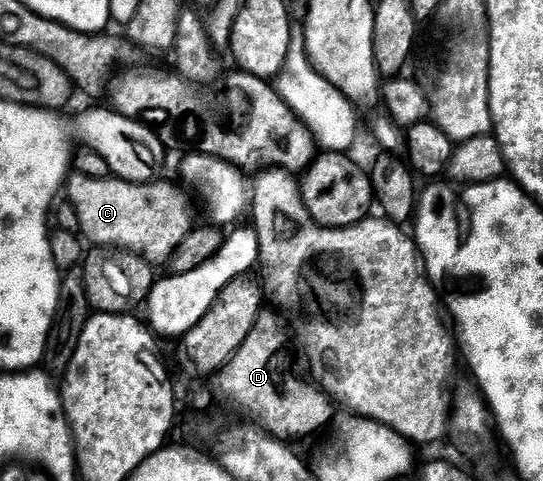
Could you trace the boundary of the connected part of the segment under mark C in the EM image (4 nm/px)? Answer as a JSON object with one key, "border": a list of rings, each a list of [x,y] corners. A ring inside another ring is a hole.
{"border":[[[70,173],[67,179],[67,202],[79,216],[80,233],[101,248],[122,248],[140,254],[151,264],[168,263],[169,257],[183,244],[183,236],[194,229],[189,198],[166,180],[146,185],[125,182],[119,177],[92,178]]]}

